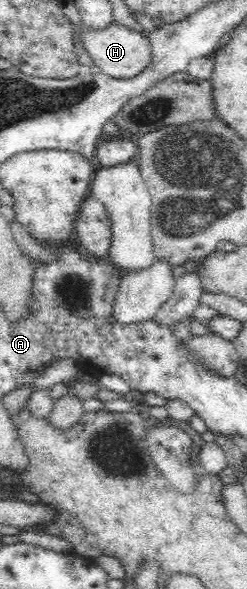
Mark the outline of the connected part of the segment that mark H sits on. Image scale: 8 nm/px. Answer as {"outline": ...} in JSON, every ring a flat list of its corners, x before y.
{"outline":[[113,22,104,29,90,29,84,24,80,26,80,41,91,56,95,69,102,71,114,79,132,79,150,64,150,41,146,34,128,29]]}

